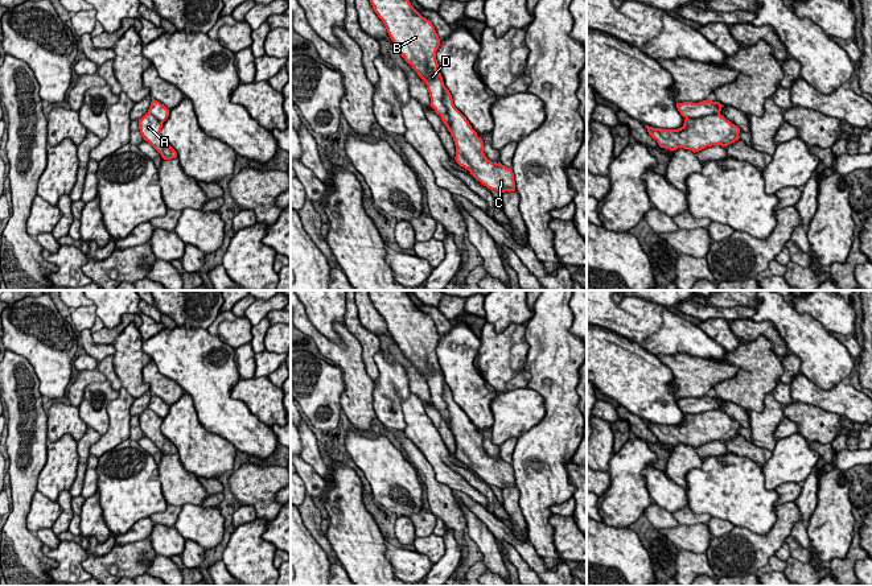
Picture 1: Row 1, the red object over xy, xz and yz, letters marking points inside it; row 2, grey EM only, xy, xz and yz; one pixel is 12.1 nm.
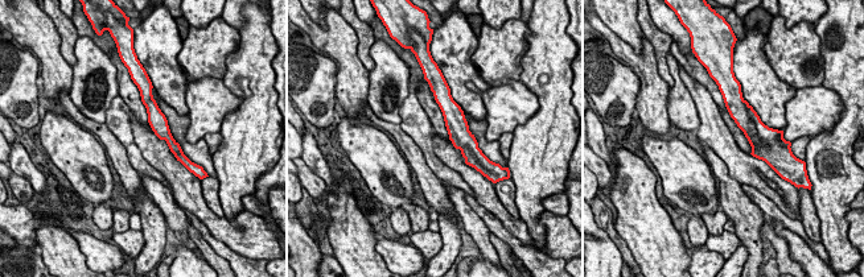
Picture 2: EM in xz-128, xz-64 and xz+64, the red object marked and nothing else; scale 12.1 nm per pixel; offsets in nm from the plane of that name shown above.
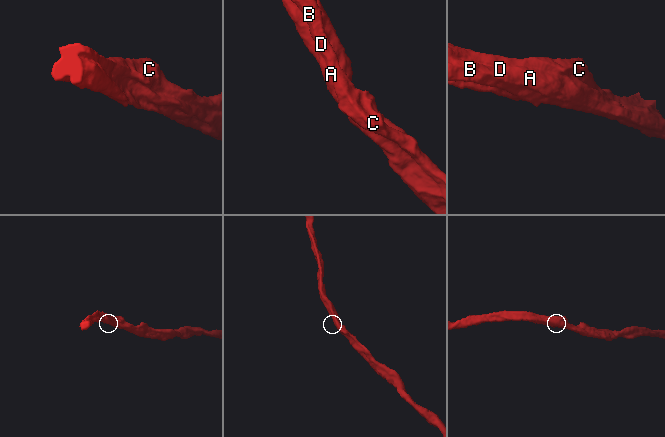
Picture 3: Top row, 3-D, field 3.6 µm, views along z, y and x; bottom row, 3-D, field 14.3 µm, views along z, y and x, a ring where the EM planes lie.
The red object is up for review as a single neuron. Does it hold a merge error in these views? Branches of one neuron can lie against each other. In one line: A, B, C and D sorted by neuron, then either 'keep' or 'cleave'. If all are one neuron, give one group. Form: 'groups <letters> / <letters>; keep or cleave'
groups A B C D; keep

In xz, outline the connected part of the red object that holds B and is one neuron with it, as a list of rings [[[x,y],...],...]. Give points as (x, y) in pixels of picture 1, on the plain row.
[[[369,290],[369,296],[383,317],[394,342],[425,377],[431,403],[453,433],[456,458],[490,486],[501,490],[515,487],[511,463],[491,458],[485,451],[482,434],[454,403],[452,391],[444,381],[436,355],[440,334],[432,318],[411,301],[406,290]]]

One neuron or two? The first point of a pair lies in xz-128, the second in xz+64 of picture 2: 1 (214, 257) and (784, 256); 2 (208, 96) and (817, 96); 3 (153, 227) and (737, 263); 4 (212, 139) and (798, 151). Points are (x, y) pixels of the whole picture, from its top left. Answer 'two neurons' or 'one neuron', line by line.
1: one neuron
2: one neuron
3: one neuron
4: one neuron

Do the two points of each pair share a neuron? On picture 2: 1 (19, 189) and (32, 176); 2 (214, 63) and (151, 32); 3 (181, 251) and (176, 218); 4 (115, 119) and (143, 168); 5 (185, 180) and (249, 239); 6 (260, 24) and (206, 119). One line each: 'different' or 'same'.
1: different
2: different
3: different
4: same
5: same
6: different

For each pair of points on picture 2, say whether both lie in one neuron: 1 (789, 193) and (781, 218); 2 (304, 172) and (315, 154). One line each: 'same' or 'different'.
1: different
2: different

